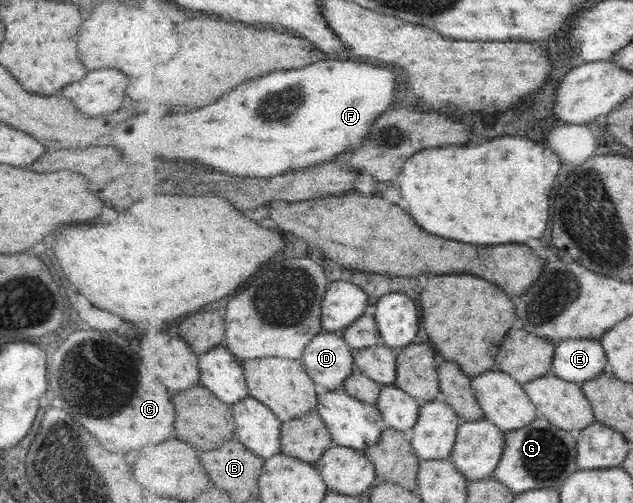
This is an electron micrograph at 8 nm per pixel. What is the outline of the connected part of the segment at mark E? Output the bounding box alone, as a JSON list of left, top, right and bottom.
[554,339,608,384]

